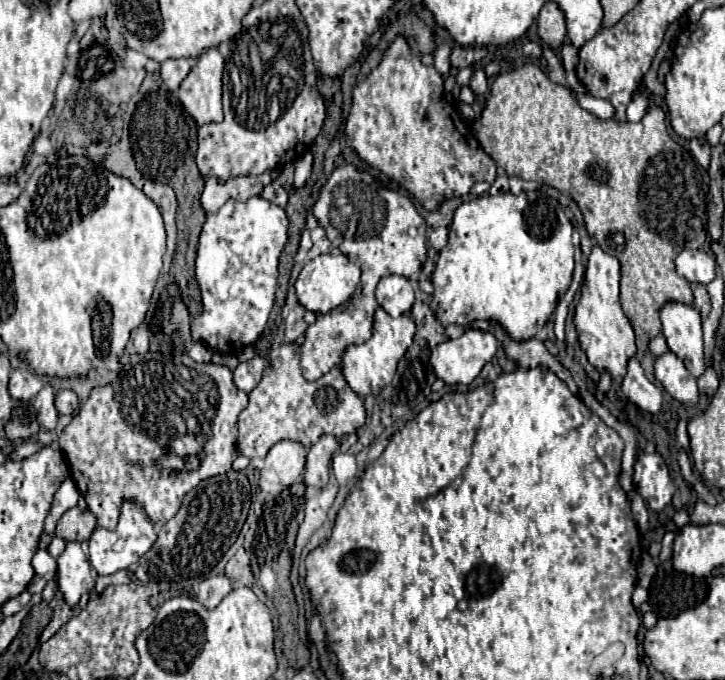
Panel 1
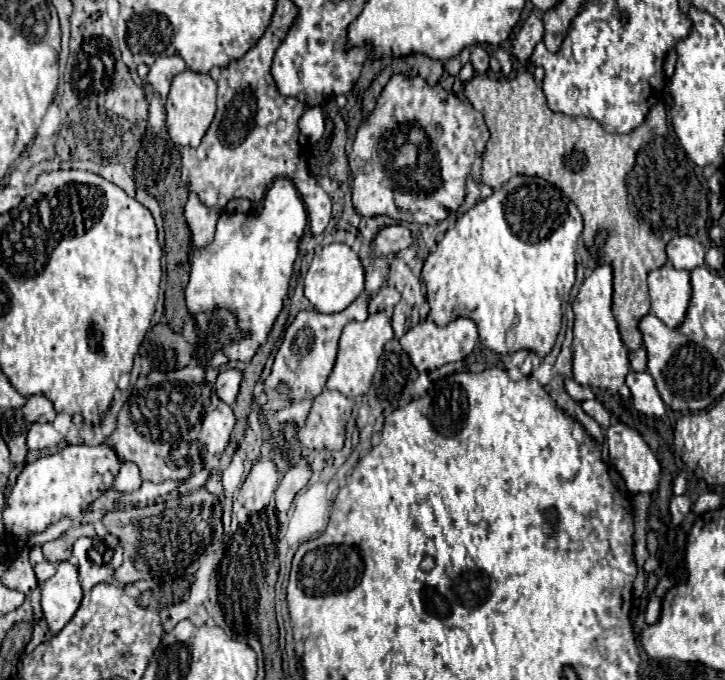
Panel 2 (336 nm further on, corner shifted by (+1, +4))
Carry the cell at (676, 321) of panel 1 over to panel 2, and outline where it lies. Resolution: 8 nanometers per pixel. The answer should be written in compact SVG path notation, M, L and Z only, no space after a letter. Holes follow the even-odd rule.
M666 263L648 273L648 289L652 313L668 327L678 327L690 305L690 273Z

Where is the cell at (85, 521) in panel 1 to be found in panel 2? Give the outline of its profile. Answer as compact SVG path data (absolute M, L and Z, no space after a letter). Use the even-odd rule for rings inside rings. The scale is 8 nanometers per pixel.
M78 525L68 529L66 533L62 533L58 539L48 541L42 545L42 553L44 559L50 563L60 563L60 561L68 561L72 557L72 543L80 537L94 537L94 527L92 525Z

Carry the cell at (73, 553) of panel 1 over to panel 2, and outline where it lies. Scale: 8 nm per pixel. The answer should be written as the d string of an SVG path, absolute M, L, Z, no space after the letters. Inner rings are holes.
M70 561L58 563L56 575L44 581L40 585L40 591L44 619L48 623L50 635L56 635L74 617L82 601L78 569Z

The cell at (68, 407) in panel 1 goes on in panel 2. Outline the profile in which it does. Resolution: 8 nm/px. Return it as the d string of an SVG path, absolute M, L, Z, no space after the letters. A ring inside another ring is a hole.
M44 395L30 397L26 401L26 405L22 407L22 413L24 413L26 421L30 421L30 423L52 423L56 417L54 405Z

